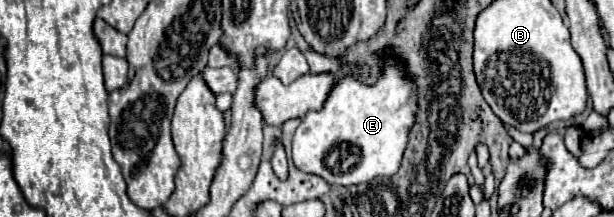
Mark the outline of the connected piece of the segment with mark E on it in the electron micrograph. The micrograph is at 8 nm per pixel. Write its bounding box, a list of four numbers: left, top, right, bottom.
[293,60,417,186]

